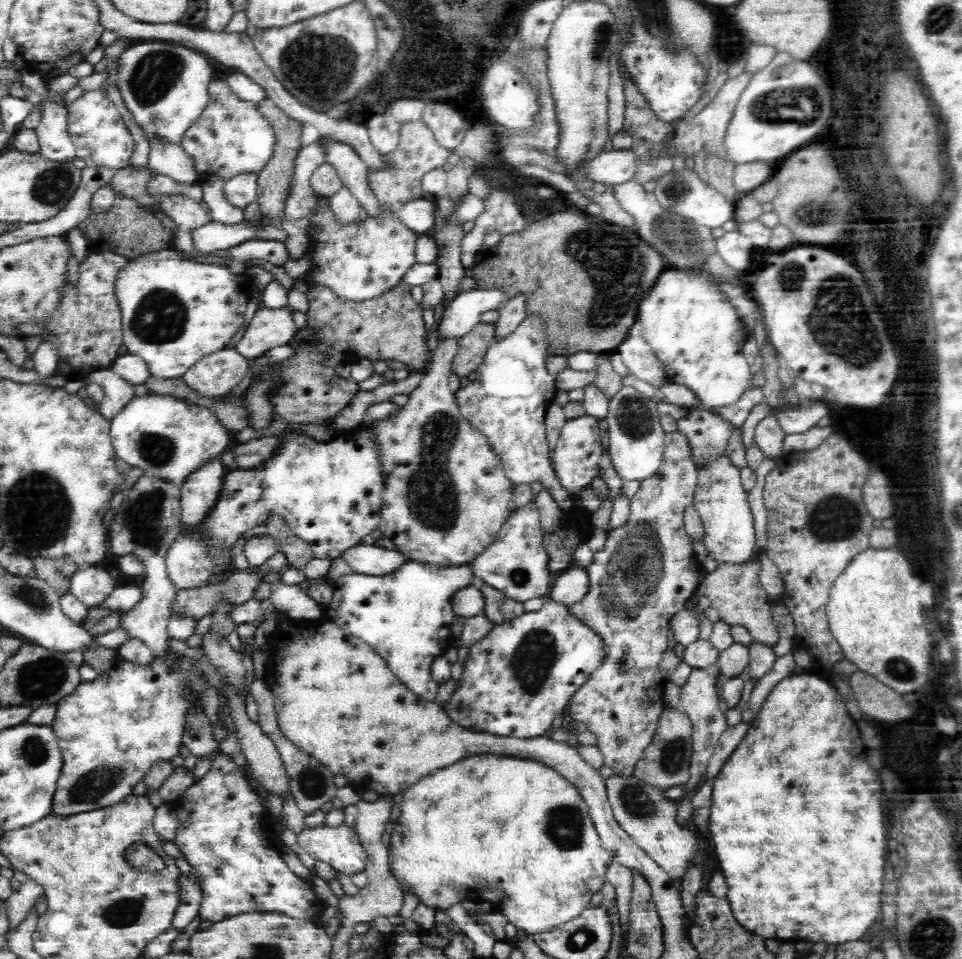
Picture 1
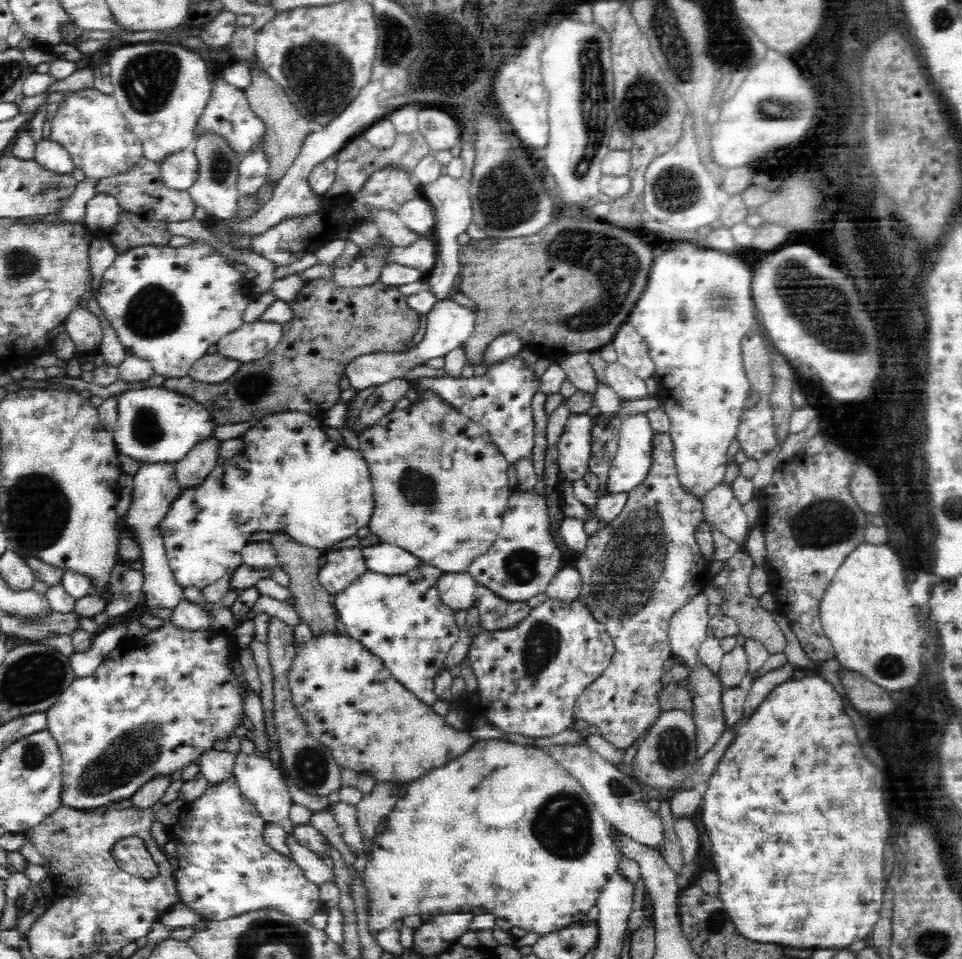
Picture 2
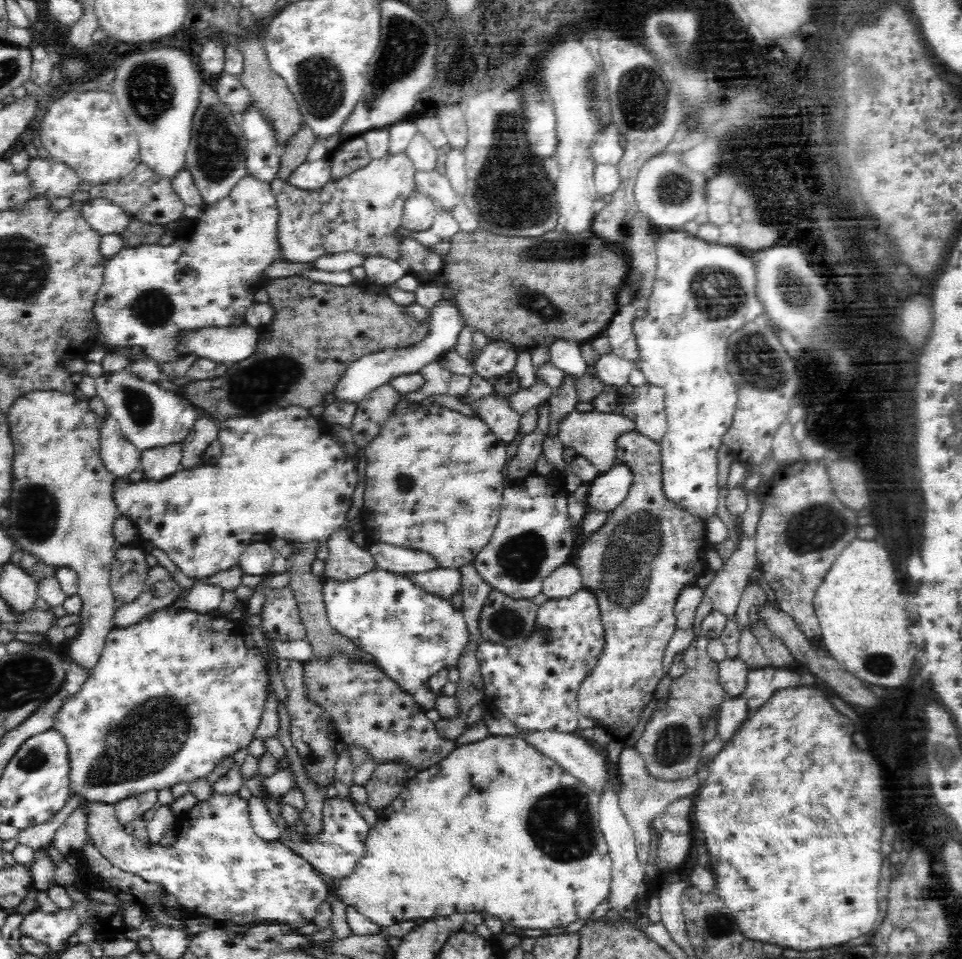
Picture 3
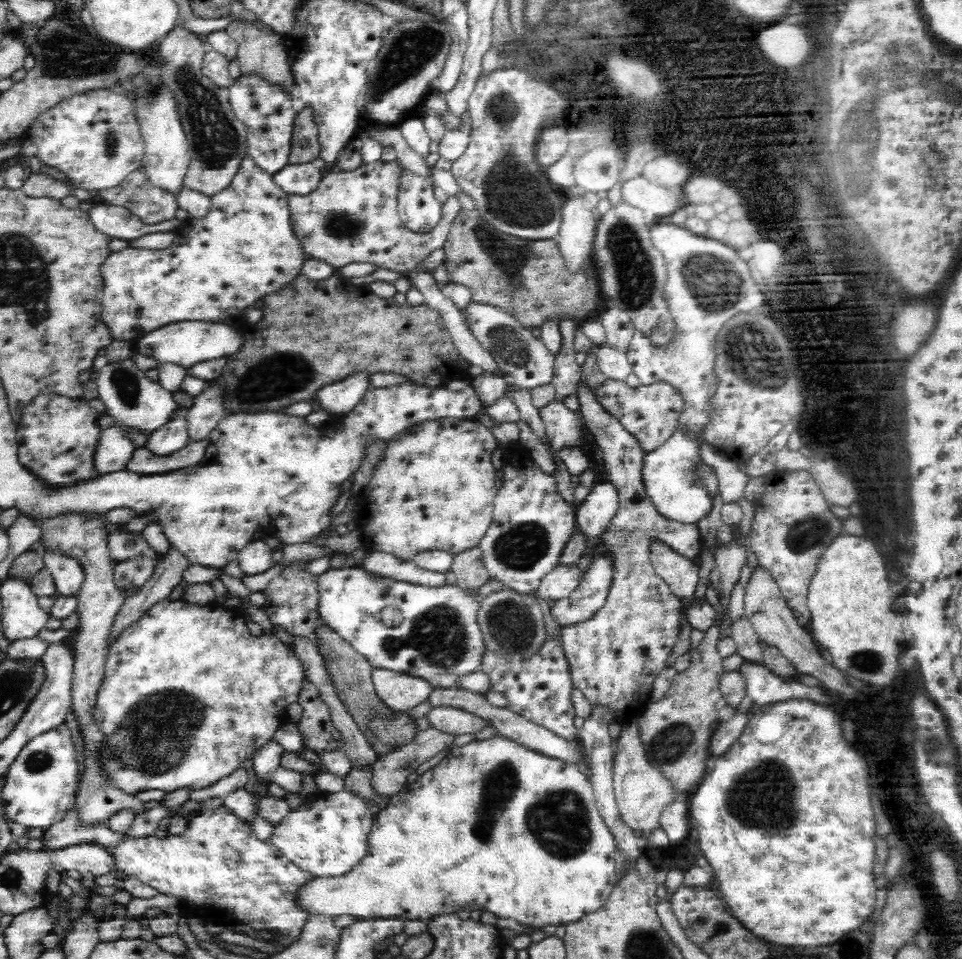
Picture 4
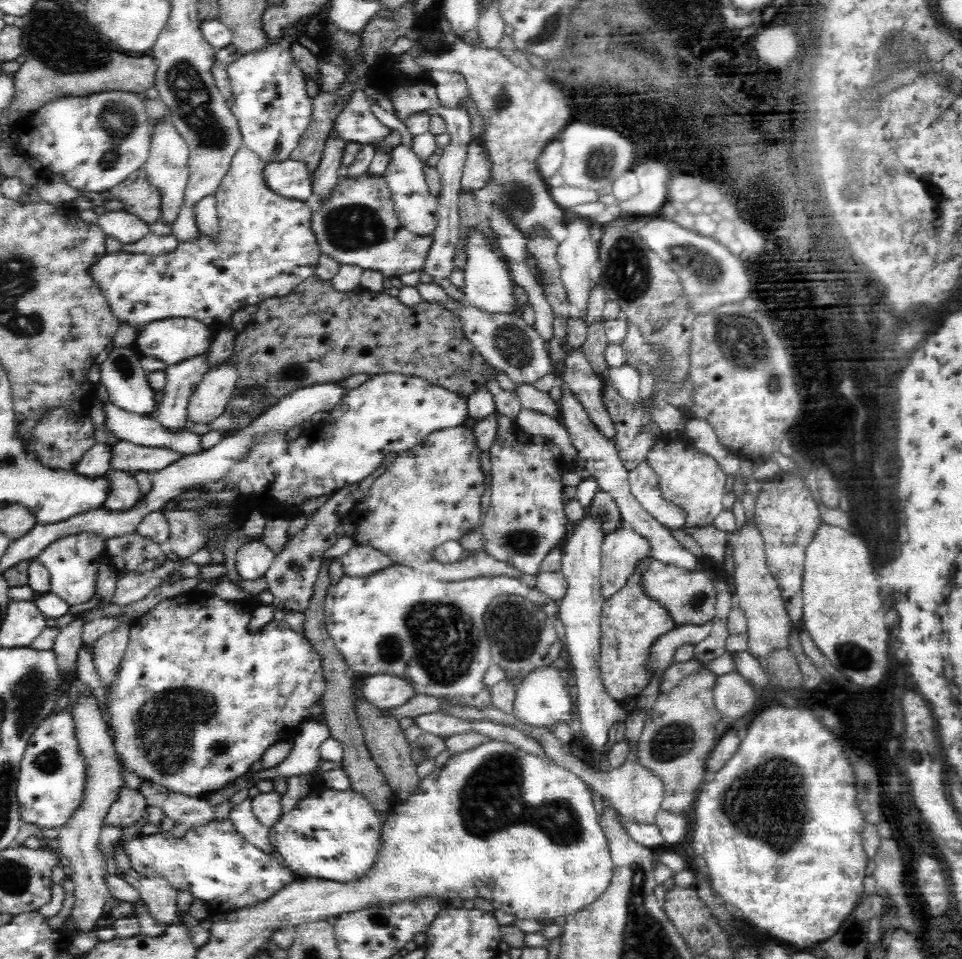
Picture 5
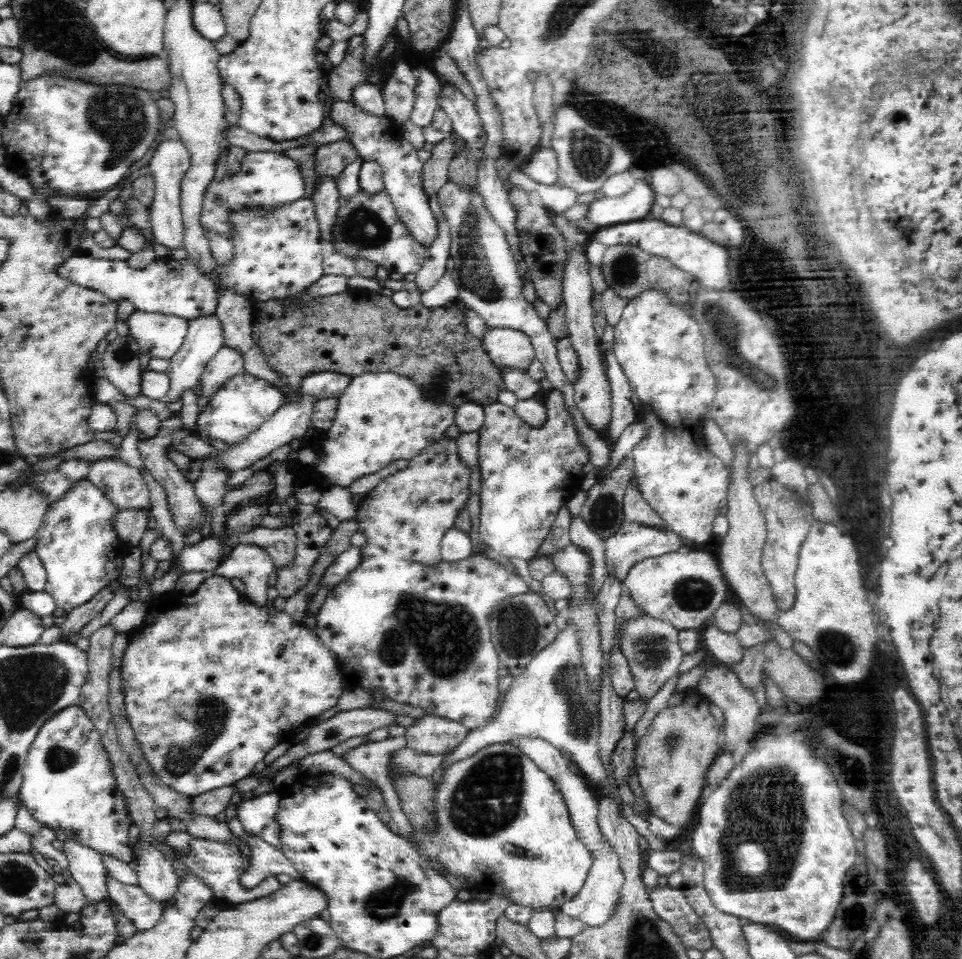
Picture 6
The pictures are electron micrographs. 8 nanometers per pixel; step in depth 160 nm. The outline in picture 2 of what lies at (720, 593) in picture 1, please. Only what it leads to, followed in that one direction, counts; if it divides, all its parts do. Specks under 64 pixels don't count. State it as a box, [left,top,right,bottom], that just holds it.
[711,550,787,655]

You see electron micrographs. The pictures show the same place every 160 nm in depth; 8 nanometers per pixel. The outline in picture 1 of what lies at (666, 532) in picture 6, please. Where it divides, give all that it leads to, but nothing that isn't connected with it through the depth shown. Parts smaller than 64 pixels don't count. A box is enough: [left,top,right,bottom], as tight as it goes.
[443,599,604,739]

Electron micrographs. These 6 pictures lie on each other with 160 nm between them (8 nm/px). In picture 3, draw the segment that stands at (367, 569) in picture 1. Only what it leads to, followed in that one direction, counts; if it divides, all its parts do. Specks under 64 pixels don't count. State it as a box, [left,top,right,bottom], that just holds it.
[369,542,440,575]

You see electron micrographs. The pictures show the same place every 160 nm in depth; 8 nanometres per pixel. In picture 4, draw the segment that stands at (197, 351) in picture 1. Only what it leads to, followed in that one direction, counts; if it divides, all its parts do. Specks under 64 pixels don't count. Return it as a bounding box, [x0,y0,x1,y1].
[99,154,308,342]

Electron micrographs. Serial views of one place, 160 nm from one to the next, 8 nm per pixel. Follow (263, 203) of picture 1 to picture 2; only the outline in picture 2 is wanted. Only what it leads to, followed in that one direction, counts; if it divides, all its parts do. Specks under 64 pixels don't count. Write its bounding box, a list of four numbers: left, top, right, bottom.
[244,61,311,185]

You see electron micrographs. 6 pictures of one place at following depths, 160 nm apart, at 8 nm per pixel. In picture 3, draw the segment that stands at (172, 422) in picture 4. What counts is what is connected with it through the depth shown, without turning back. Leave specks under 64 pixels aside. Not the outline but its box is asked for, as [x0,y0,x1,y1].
[140,442,182,481]

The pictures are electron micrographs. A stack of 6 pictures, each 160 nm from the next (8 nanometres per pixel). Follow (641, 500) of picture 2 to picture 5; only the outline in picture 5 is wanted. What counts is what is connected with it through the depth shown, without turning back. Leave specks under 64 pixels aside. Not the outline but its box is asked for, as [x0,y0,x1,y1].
[563,347,675,704]

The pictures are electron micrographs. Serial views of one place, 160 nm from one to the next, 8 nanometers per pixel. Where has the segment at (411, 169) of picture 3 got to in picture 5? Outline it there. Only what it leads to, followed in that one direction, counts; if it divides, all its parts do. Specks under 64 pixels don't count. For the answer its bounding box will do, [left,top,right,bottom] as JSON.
[312,140,491,277]

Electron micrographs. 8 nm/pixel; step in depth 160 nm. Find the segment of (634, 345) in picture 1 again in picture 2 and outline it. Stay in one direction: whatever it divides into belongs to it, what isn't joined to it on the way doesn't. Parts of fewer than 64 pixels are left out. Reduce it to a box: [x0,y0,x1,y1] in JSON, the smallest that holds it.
[611,321,654,378]

